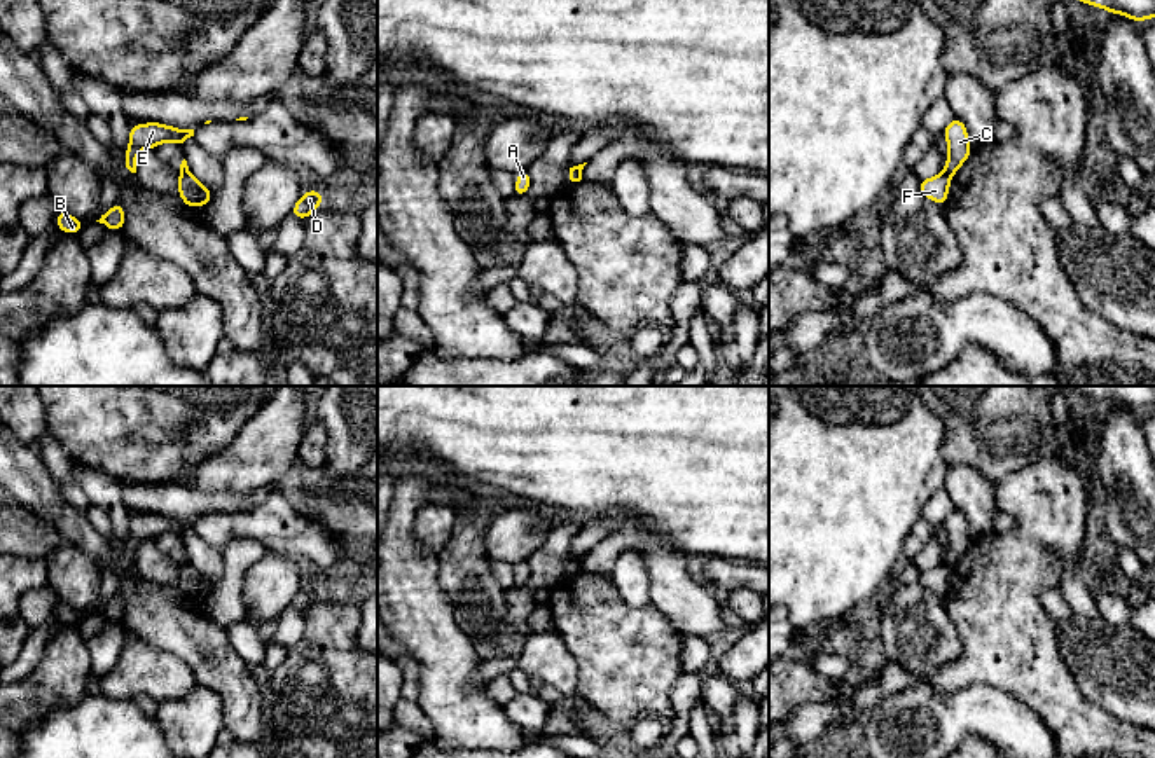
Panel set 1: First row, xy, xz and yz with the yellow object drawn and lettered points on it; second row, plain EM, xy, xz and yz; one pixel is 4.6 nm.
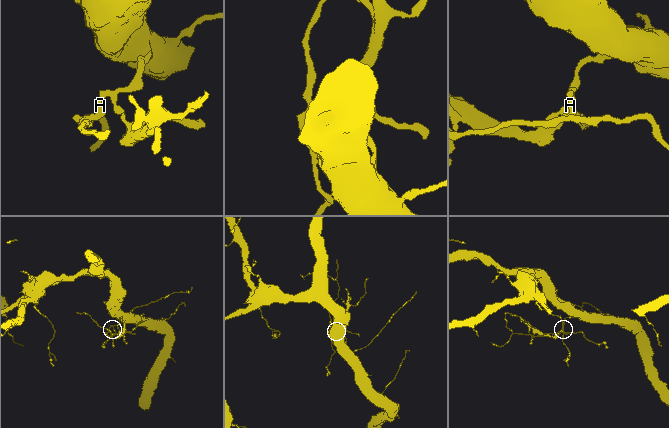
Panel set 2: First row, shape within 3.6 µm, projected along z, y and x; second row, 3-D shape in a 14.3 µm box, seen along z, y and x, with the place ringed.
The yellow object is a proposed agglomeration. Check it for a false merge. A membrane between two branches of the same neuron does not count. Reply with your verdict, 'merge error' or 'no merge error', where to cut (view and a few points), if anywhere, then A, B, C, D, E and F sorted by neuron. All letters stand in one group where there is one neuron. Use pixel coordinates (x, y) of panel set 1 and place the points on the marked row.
merge error; cut in yz along (942, 170), (949, 177); A B C E / D F

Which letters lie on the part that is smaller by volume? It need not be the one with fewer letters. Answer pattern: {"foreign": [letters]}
{"foreign": ["D", "F"]}

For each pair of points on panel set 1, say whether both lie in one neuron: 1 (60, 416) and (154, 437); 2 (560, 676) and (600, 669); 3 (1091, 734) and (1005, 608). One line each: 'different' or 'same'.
1: different
2: different
3: same

